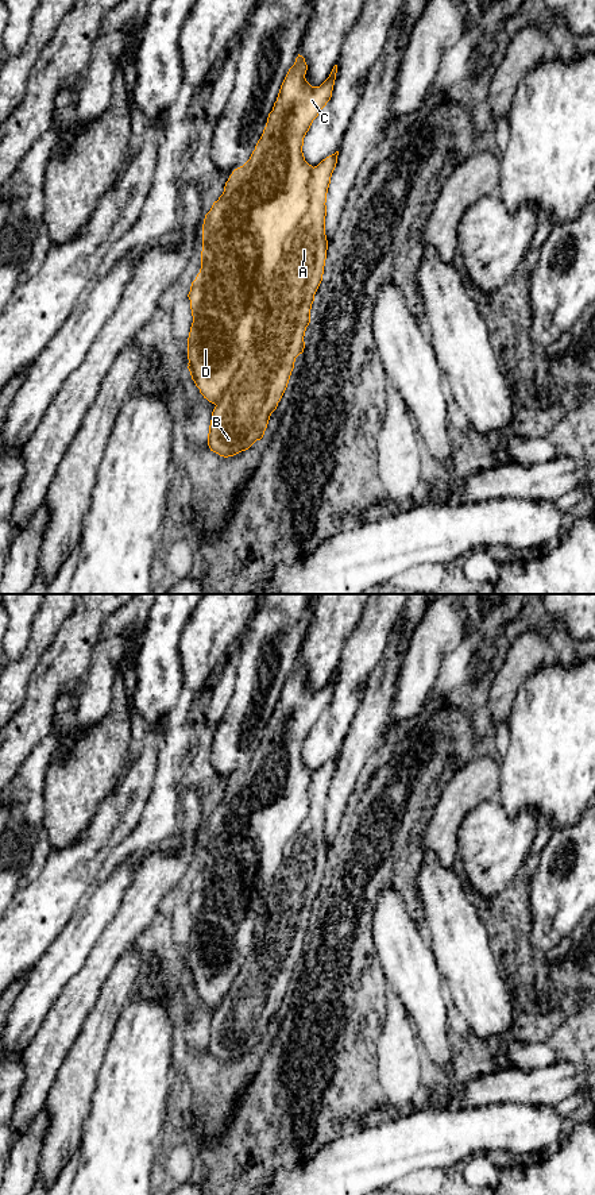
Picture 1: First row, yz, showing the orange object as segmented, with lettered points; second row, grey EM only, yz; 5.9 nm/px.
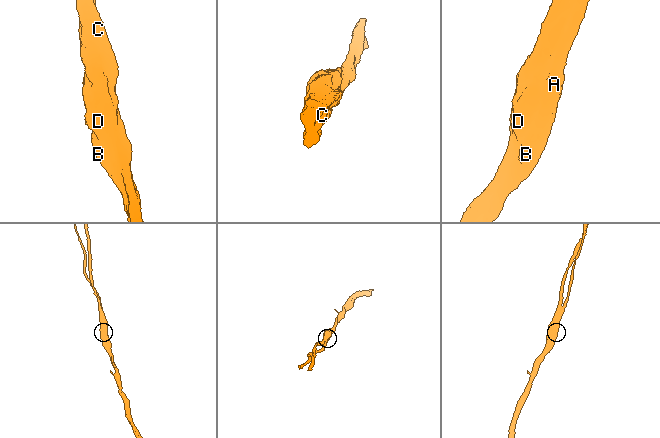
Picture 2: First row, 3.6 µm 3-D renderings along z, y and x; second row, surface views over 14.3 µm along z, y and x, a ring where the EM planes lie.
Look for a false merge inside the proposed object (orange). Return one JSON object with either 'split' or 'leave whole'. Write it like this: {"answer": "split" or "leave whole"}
{"answer": "split"}

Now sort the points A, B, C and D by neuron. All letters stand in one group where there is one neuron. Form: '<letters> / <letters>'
A B / C D

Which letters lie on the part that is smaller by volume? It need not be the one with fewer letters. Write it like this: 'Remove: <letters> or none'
Remove: A, B

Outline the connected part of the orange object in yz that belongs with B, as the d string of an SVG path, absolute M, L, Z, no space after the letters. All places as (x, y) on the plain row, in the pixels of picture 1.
M339 756L313 772L308 794L309 814L283 848L283 861L274 880L266 917L256 924L250 952L231 990L212 1017L208 1051L220 1061L233 1061L263 1042L270 1021L287 992L295 963L304 957L304 941L327 864L325 807L337 760Z

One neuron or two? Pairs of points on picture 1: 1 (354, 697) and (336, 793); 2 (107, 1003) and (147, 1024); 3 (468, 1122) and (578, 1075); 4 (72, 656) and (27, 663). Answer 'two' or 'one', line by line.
1: two
2: two
3: two
4: two

